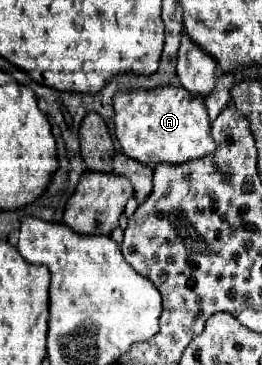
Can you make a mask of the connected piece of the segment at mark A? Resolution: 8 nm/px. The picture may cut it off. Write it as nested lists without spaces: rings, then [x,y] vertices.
[[[160,87],[154,91],[124,91],[114,95],[116,139],[122,151],[142,165],[156,167],[160,163],[180,165],[192,159],[212,155],[216,143],[210,135],[210,121],[202,97],[190,97],[182,87]]]

